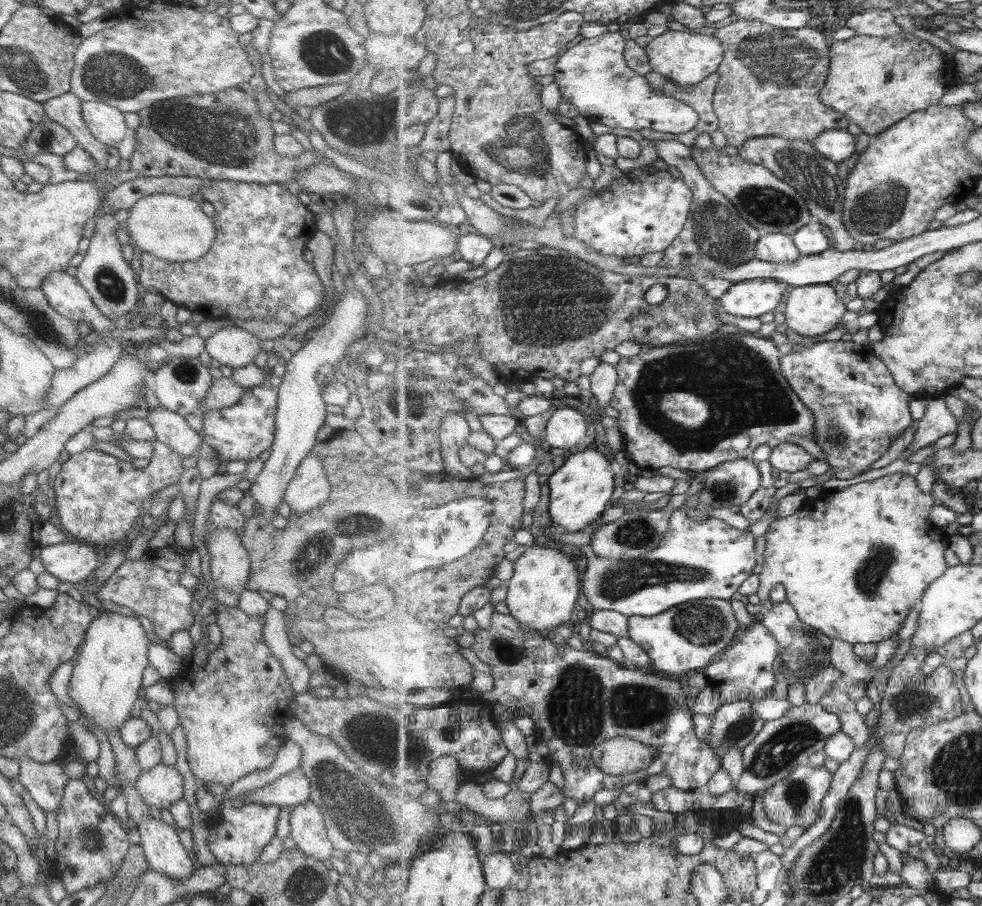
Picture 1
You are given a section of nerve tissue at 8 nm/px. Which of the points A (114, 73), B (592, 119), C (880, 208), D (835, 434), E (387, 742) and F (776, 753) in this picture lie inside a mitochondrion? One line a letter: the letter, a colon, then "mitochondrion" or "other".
A: mitochondrion
B: other
C: mitochondrion
D: mitochondrion
E: mitochondrion
F: mitochondrion

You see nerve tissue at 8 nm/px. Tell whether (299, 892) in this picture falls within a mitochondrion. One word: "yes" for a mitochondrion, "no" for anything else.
yes

